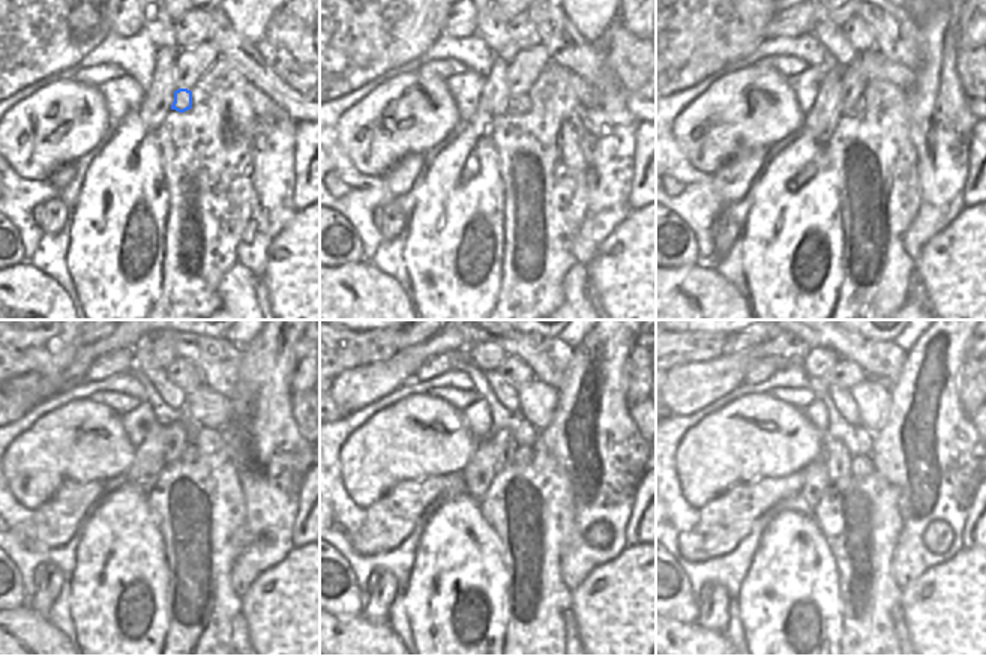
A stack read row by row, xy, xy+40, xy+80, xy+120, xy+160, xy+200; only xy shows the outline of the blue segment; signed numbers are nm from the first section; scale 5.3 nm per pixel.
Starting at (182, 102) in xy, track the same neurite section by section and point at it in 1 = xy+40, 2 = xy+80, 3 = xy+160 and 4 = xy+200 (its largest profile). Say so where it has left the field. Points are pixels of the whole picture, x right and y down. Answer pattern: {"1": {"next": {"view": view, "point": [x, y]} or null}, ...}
{"1": {"next": {"view": "xy+40", "point": [520, 105]}}, "2": {"next": {"view": "xy+80", "point": [859, 107]}}, "3": {"next": {"view": "xy+160", "point": [524, 454]}}, "4": {"next": {"view": "xy+200", "point": [862, 464]}}}

